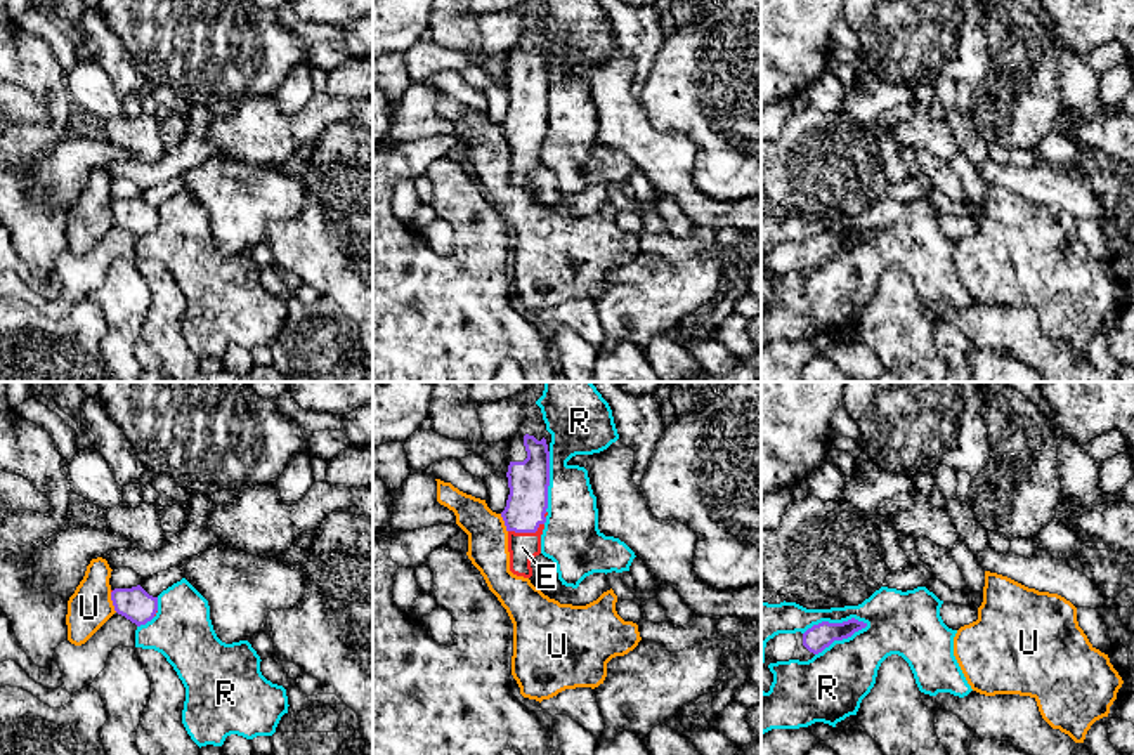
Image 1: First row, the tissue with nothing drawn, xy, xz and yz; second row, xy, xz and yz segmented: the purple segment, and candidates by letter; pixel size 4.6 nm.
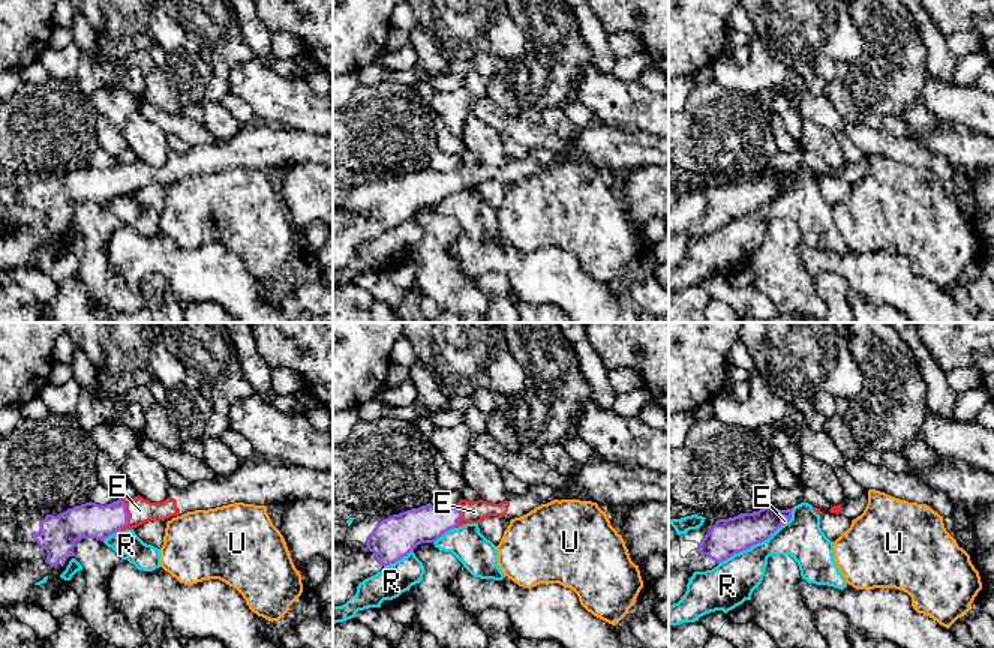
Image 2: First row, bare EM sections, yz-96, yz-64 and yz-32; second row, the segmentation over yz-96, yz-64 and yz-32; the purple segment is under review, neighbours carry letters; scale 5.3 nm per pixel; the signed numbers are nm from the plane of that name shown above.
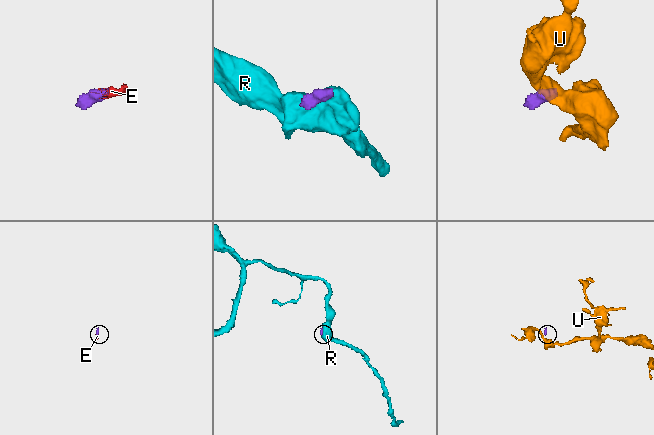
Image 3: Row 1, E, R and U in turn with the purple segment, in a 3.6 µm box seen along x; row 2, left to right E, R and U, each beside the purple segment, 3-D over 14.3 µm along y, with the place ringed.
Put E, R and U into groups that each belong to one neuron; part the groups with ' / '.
E / R / U

